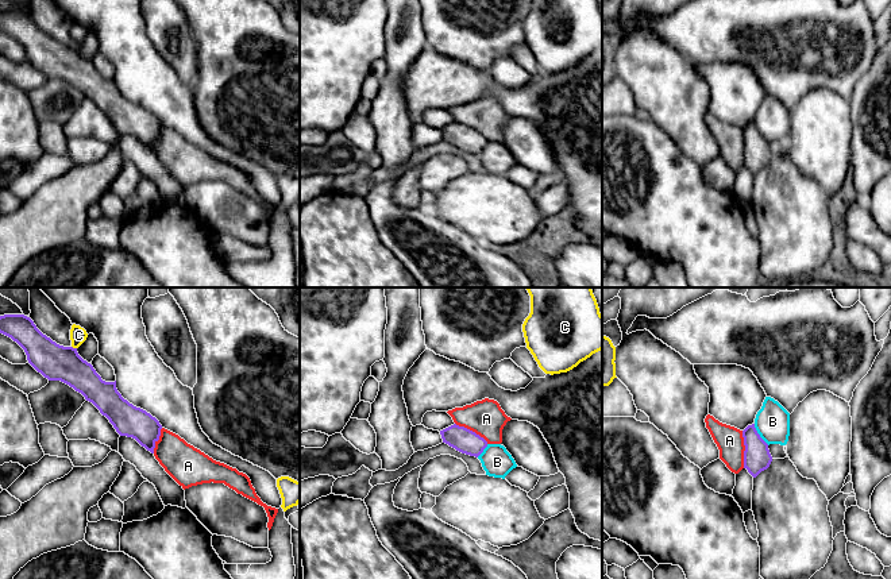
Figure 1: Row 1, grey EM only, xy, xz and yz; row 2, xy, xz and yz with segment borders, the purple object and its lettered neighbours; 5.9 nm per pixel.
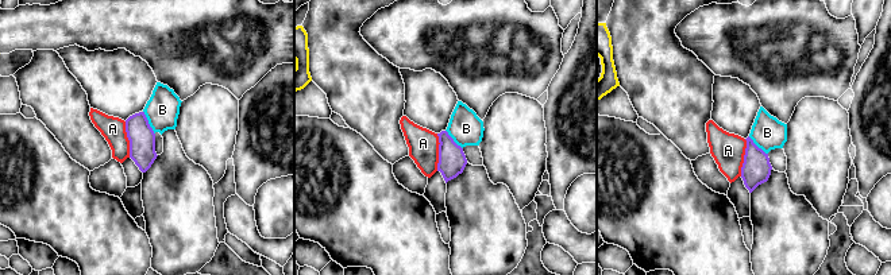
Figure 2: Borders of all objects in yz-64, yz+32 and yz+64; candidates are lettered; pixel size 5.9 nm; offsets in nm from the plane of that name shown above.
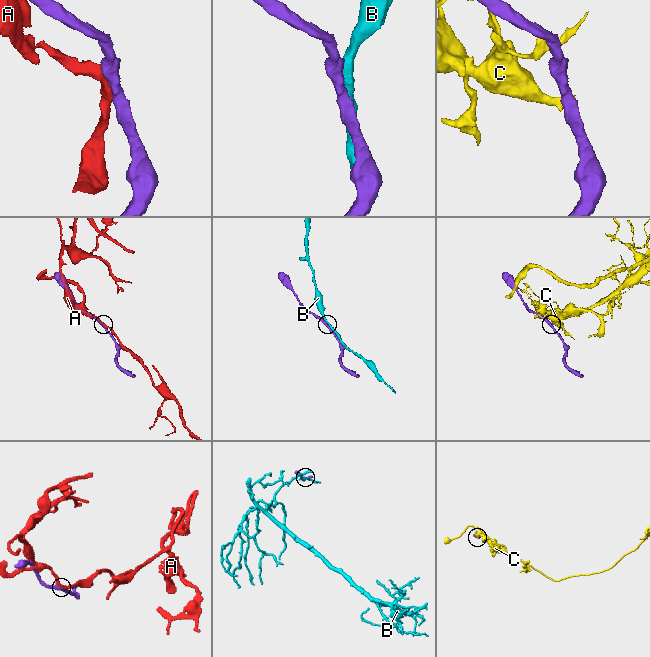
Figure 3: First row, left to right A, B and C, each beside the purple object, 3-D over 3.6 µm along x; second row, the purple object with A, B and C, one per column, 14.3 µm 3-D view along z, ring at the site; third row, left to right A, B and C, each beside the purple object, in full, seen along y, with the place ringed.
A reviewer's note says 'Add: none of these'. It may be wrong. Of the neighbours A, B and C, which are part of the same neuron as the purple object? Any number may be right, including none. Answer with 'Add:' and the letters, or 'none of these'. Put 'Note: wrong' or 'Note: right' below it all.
Add: A
Note: wrong

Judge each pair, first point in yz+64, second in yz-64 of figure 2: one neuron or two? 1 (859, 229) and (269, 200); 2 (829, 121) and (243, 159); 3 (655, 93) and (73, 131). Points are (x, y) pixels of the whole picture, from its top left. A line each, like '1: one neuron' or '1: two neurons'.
1: two neurons
2: two neurons
3: one neuron

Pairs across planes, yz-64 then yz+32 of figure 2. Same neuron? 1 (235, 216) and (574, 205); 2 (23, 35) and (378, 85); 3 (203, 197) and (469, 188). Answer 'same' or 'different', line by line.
1: different
2: different
3: same

